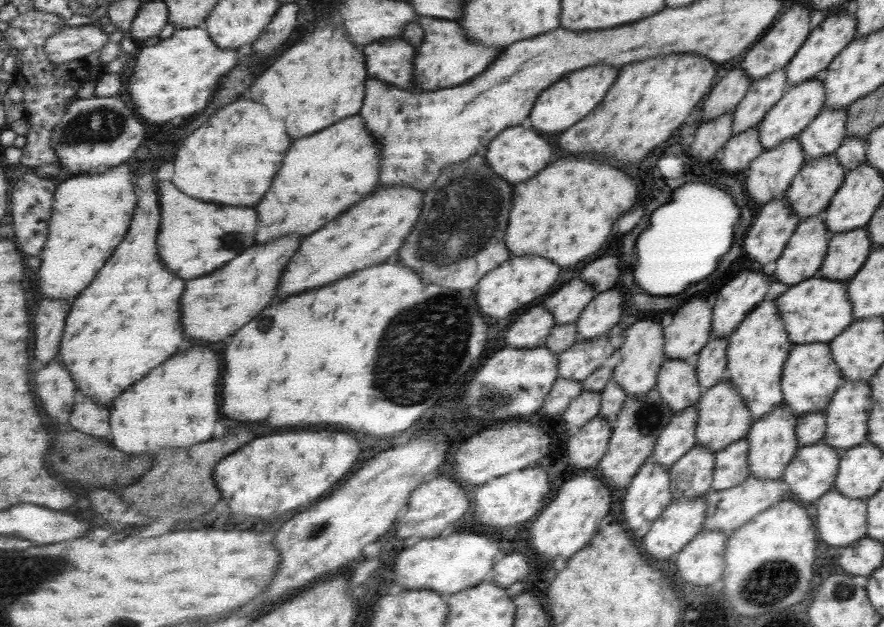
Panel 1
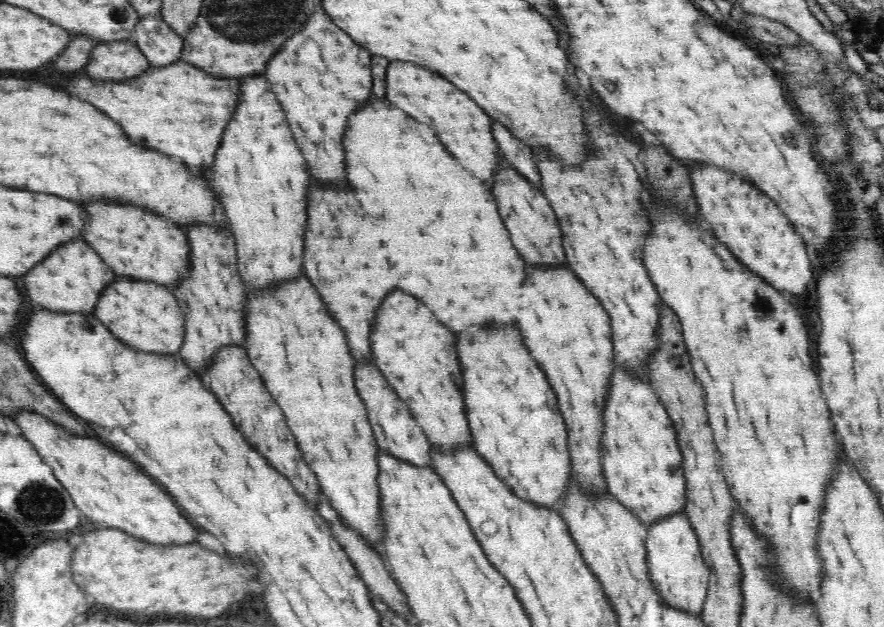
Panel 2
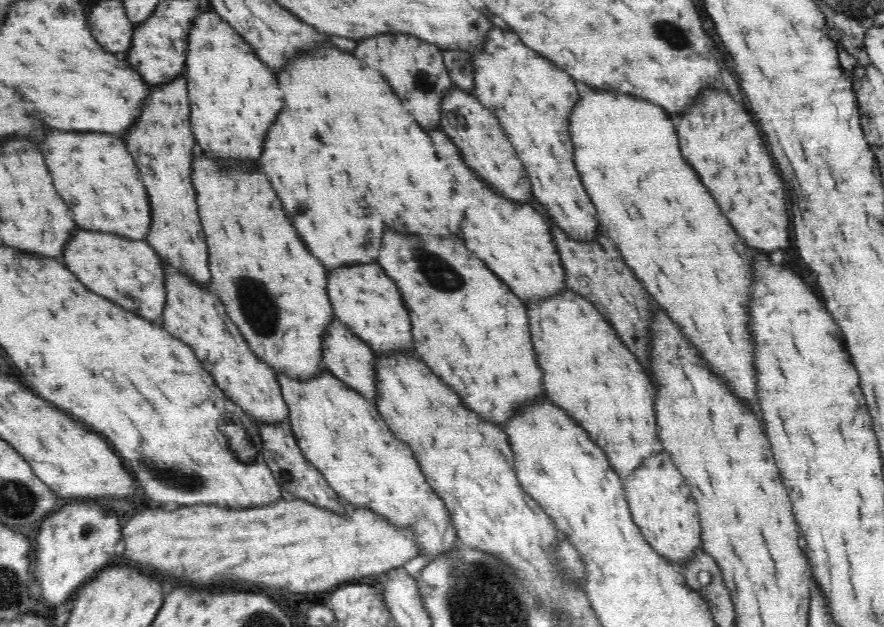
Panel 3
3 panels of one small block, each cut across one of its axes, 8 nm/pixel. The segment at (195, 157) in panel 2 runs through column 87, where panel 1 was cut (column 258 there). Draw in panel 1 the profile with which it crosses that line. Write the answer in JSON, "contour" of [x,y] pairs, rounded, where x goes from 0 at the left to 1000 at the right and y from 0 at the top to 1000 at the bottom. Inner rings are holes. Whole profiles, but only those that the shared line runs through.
{"contour":[[[376,30],[362,41],[360,35],[360,45],[351,48],[342,67],[330,73],[292,124],[285,137],[285,156],[303,166],[308,185],[326,191],[326,198],[330,198],[330,217],[335,220],[373,204],[394,185],[408,182],[419,124],[412,78],[412,72],[396,62],[389,37]]]}

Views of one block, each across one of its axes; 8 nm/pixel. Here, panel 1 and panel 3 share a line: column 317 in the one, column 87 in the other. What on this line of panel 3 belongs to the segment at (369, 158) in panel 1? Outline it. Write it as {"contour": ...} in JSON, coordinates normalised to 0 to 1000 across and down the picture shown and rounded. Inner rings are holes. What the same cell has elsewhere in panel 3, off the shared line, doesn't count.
{"contour":[[[59,211],[54,217],[50,236],[45,236],[52,262],[59,274],[61,297],[84,332],[86,357],[100,370],[131,370],[129,376],[143,383],[165,383],[170,373],[172,354],[172,325],[170,308],[158,284],[158,274],[143,239],[140,223],[133,226],[127,220],[104,220],[97,214],[81,214],[81,211]]]}

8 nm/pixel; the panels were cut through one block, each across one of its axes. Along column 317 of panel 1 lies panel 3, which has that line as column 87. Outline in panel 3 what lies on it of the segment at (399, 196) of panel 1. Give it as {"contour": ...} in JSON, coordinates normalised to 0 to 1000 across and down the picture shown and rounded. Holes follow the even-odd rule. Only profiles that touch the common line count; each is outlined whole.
{"contour":[[[88,370],[75,402],[75,424],[102,466],[115,475],[129,475],[124,478],[127,485],[133,485],[167,514],[184,504],[189,482],[187,421],[165,386]]]}

